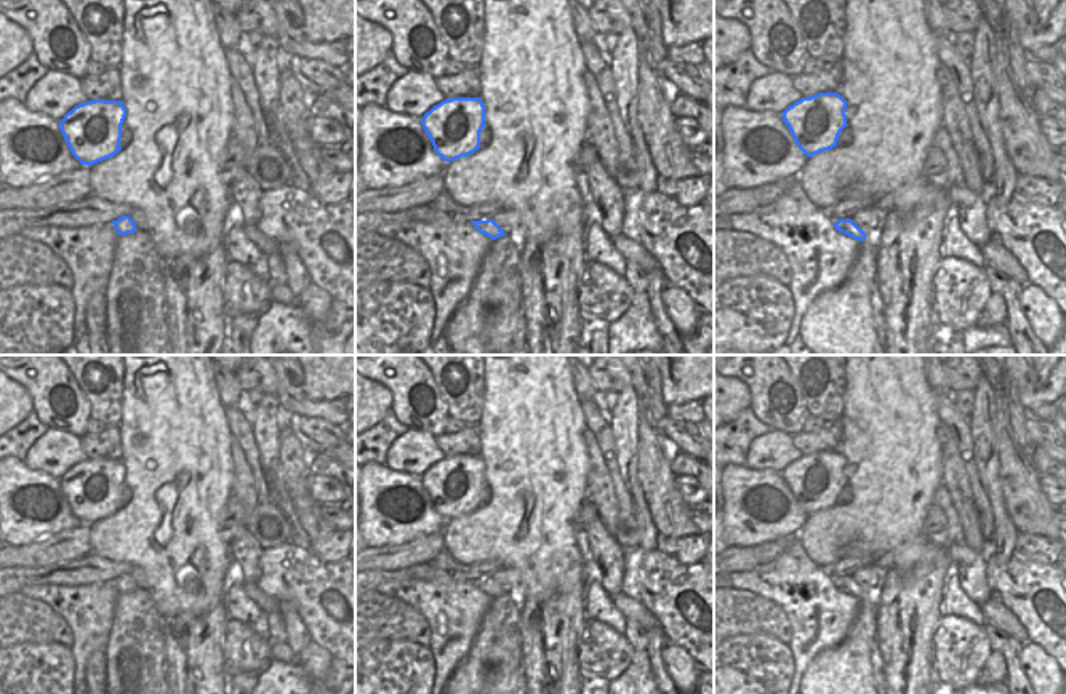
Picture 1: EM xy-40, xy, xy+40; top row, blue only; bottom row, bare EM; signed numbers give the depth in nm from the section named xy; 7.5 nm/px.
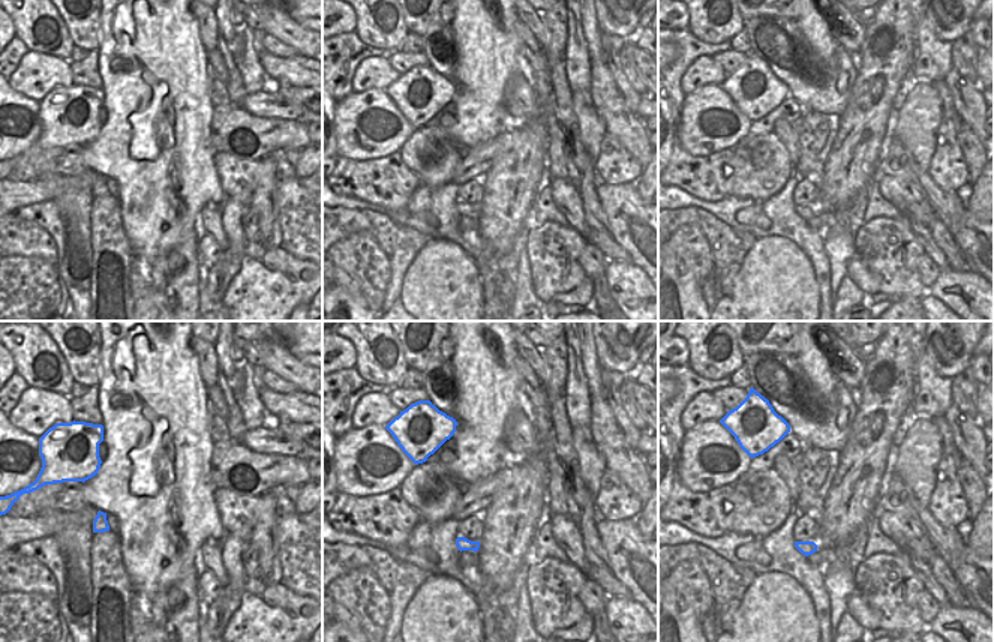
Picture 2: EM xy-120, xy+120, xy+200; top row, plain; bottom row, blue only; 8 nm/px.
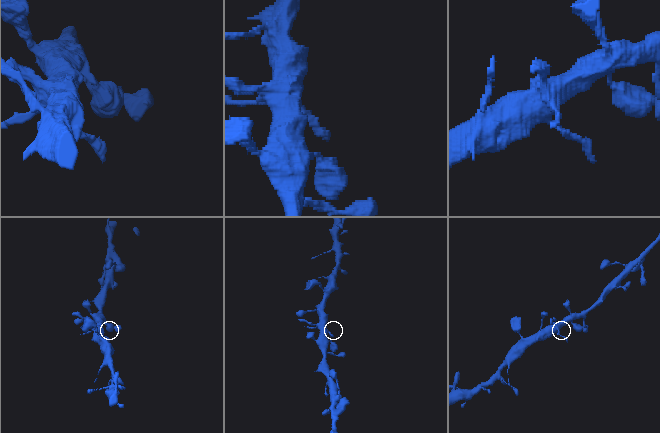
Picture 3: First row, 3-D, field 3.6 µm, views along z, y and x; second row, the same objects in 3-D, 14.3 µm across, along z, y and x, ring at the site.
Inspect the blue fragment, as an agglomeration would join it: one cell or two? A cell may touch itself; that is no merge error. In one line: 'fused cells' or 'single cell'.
single cell

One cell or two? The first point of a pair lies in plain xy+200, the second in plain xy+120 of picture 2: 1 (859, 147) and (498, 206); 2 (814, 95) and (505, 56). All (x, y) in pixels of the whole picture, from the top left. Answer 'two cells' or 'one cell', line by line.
1: one cell
2: two cells

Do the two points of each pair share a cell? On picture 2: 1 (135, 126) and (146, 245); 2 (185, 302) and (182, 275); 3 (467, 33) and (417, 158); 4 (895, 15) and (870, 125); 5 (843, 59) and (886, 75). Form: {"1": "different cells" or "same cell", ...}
{"1": "same cell", "2": "same cell", "3": "same cell", "4": "same cell", "5": "different cells"}

